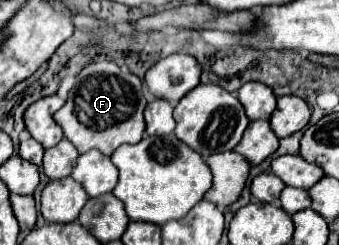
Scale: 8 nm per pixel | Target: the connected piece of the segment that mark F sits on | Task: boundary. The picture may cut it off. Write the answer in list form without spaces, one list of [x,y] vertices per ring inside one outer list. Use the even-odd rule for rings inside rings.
[[[93,62],[79,72],[65,106],[55,112],[55,122],[79,154],[97,148],[105,156],[111,156],[121,144],[137,144],[141,140],[145,132],[145,104],[143,84],[135,74],[125,74],[115,62]]]

